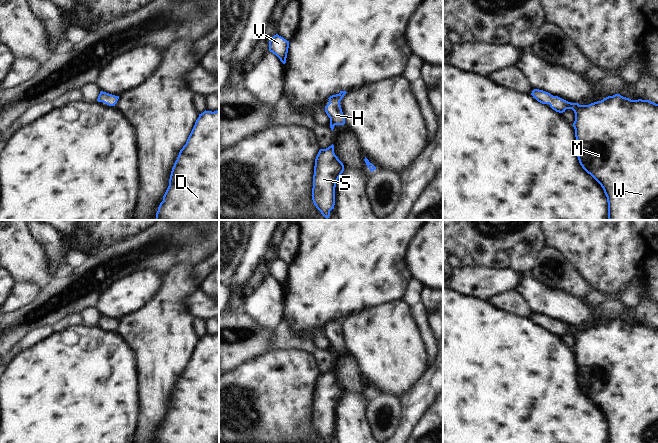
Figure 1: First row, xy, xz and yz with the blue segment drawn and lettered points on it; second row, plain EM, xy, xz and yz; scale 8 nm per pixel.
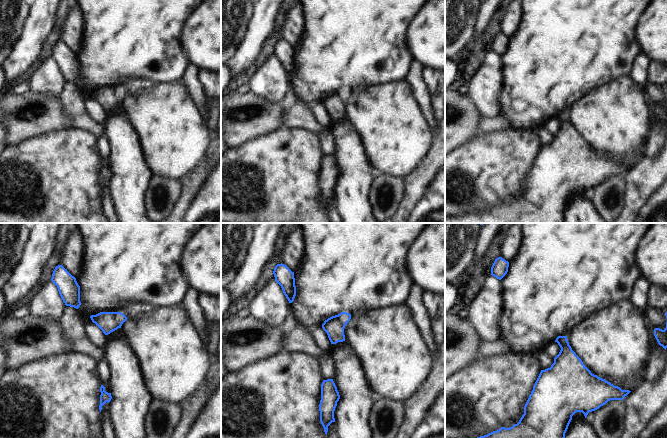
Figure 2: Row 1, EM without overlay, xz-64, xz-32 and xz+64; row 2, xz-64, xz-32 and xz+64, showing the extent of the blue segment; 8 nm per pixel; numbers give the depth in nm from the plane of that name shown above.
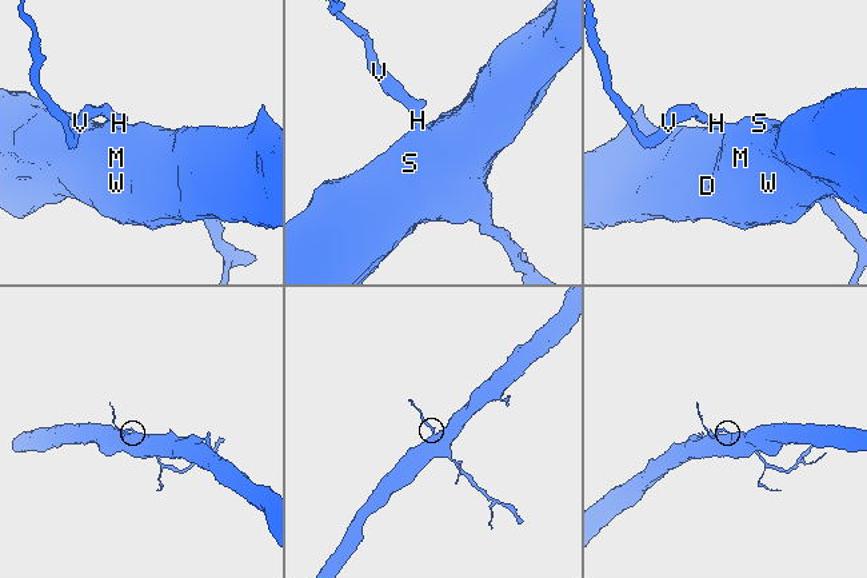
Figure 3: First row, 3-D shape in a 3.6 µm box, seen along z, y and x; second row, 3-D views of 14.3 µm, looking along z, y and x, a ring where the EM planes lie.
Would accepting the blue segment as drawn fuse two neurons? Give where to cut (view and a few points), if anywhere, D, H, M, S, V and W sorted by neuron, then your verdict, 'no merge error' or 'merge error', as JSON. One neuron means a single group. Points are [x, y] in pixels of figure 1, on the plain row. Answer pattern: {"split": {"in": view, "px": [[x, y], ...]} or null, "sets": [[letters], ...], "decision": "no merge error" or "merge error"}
{"split": null, "sets": [["D", "H", "M", "S", "V", "W"]], "decision": "no merge error"}

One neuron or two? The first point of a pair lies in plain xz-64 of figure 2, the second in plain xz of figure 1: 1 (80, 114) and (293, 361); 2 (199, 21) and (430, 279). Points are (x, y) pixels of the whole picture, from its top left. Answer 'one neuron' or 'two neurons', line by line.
1: two neurons
2: one neuron

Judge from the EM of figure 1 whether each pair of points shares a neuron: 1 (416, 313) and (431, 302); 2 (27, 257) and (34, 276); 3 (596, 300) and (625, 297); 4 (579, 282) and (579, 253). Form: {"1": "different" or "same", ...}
{"1": "different", "2": "same", "3": "same", "4": "different"}

